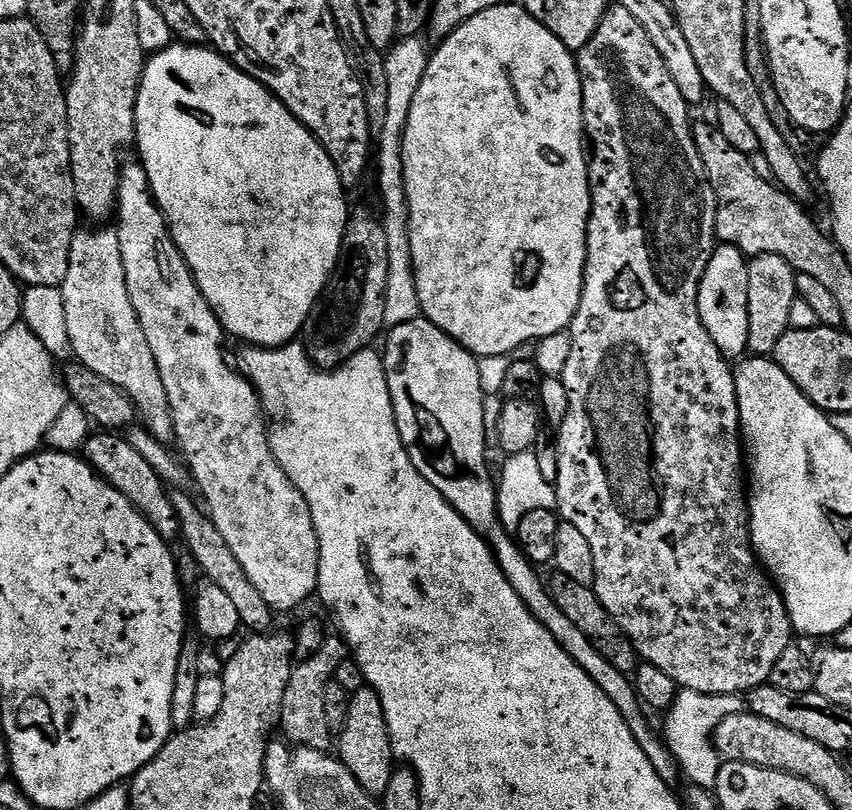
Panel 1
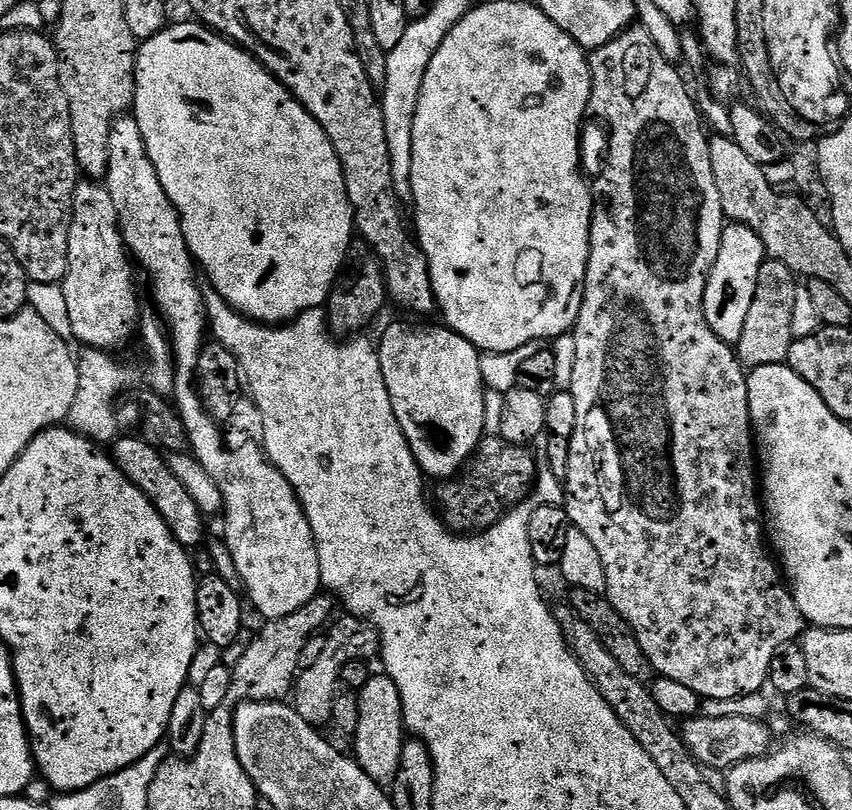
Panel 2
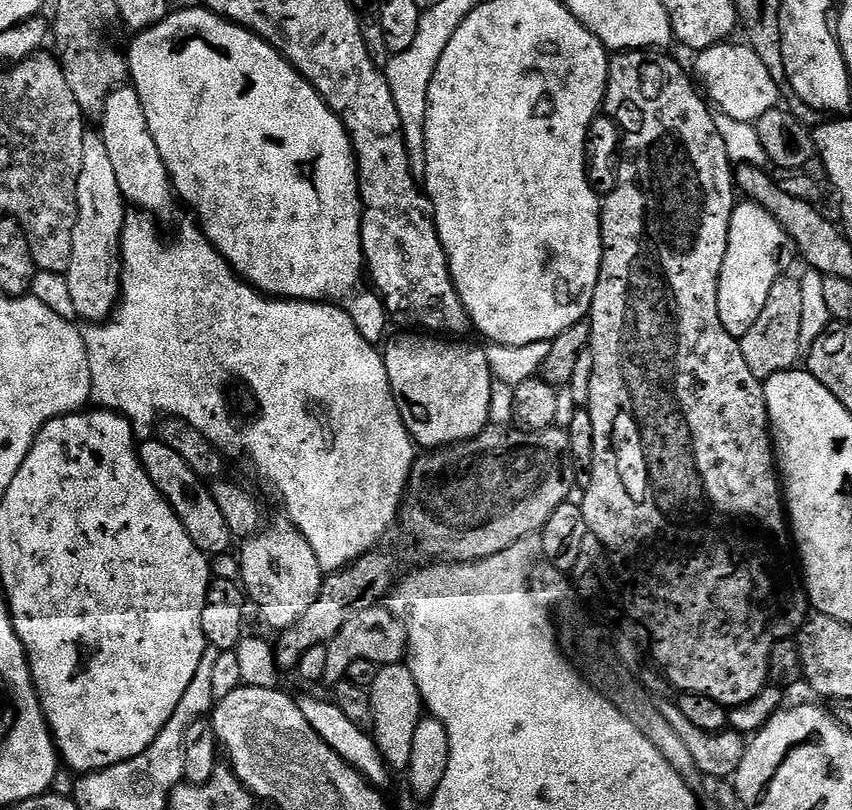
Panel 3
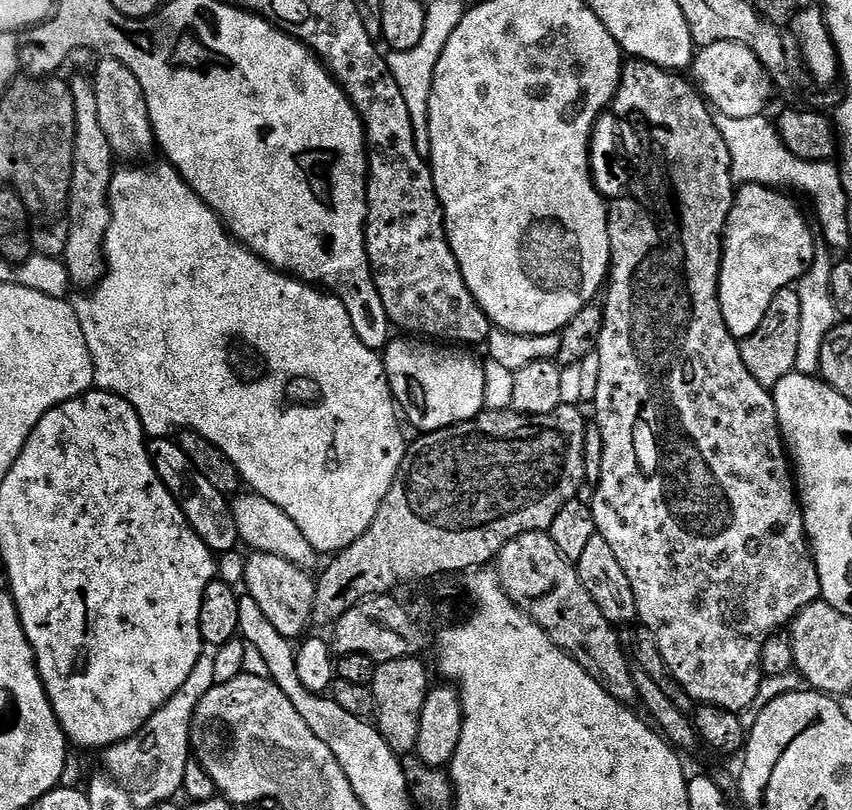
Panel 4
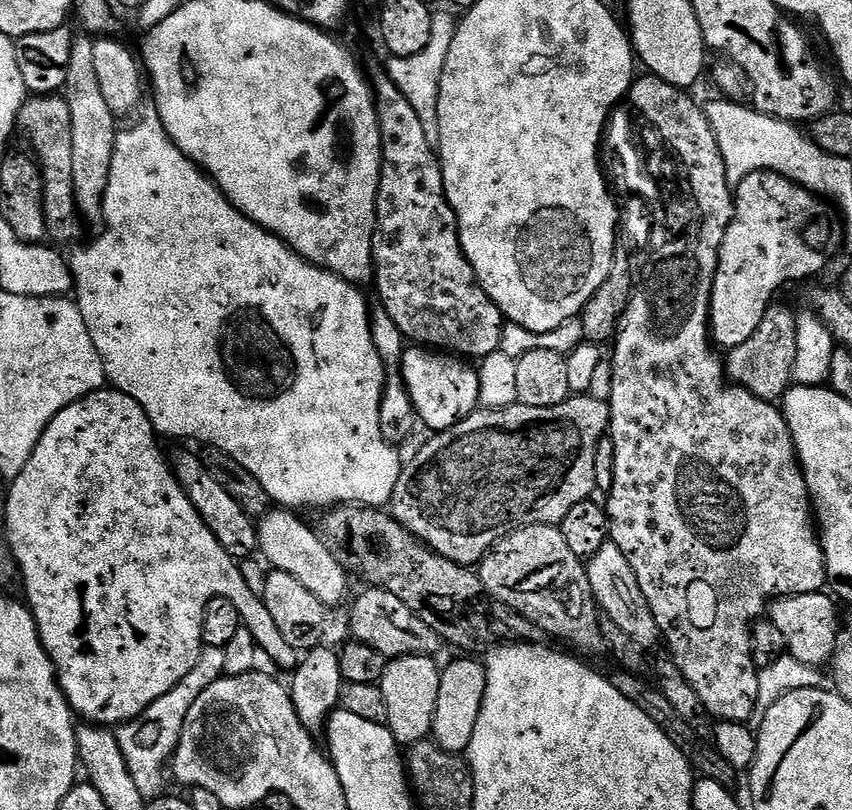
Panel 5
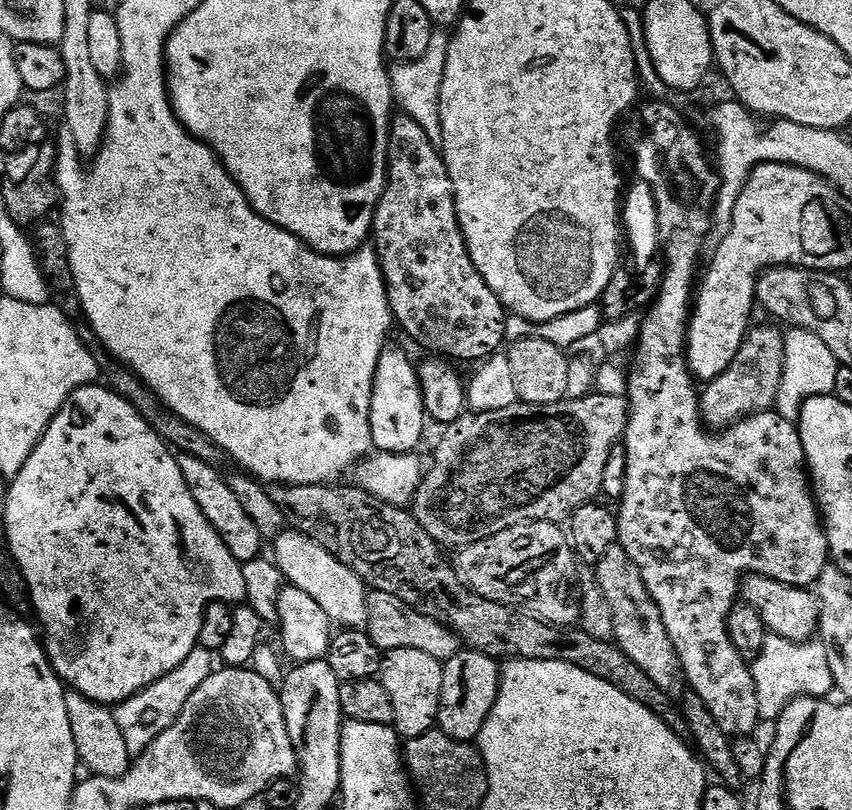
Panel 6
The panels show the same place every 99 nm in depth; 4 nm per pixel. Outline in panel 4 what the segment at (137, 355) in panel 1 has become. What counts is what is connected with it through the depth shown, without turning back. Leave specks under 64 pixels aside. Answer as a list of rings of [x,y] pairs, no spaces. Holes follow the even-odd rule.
[[[84,76],[71,77],[70,87],[74,98],[76,133],[72,185],[68,195],[68,241],[62,261],[68,268],[71,283],[80,290],[91,290],[99,284],[106,271],[104,243],[112,221],[108,191],[114,171],[114,153],[98,118],[98,98],[94,94],[92,80]]]

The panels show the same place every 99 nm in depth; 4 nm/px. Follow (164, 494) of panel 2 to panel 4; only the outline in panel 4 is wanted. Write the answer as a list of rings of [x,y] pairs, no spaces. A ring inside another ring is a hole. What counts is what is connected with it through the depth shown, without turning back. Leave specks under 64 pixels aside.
[[[149,439],[148,453],[158,478],[162,478],[166,490],[170,490],[170,494],[174,494],[182,514],[186,514],[186,522],[190,522],[190,526],[198,534],[198,538],[202,538],[202,542],[206,542],[206,546],[213,554],[234,551],[241,541],[238,526],[234,526],[234,514],[229,497],[223,496],[221,492],[214,490],[214,486],[210,486],[210,478],[203,476],[194,466],[194,462],[190,462],[190,458],[186,458],[186,454],[180,449],[179,443],[175,439]]]

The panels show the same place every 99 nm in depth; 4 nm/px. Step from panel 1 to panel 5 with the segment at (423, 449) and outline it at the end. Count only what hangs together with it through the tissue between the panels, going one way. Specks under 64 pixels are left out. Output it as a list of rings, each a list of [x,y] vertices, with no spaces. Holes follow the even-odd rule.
[[[412,346],[399,361],[404,375],[406,395],[412,399],[421,425],[432,428],[433,433],[445,432],[458,421],[477,411],[480,403],[480,374],[471,368],[467,359],[440,350],[429,350],[424,346]]]

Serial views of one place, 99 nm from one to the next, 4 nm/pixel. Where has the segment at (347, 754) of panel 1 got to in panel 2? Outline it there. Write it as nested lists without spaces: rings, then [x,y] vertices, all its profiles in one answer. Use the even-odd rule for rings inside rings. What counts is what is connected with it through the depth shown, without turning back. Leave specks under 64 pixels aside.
[[[374,674],[366,682],[366,686],[358,689],[358,726],[355,736],[351,737],[351,751],[358,766],[374,782],[382,786],[390,786],[398,774],[398,762],[402,762],[402,746],[406,739],[404,715],[402,714],[402,698],[398,694],[398,686],[386,674]]]

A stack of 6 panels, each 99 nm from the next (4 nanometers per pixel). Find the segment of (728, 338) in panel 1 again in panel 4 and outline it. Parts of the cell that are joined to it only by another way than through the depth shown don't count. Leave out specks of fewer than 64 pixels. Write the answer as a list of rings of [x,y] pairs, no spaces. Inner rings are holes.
[[[746,184],[736,188],[728,225],[724,228],[724,255],[720,257],[720,309],[728,332],[737,341],[745,340],[758,330],[758,326],[762,326],[762,318],[766,318],[766,310],[770,310],[774,294],[800,281],[818,251],[818,244],[812,241],[812,232],[803,214],[788,196],[791,195],[766,184]]]

